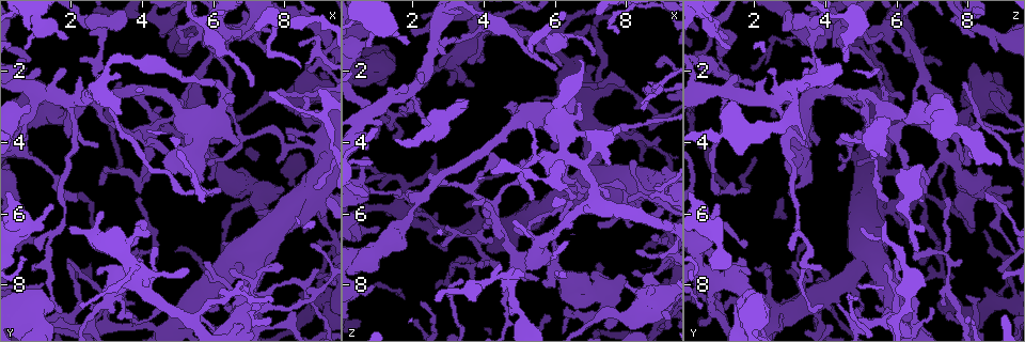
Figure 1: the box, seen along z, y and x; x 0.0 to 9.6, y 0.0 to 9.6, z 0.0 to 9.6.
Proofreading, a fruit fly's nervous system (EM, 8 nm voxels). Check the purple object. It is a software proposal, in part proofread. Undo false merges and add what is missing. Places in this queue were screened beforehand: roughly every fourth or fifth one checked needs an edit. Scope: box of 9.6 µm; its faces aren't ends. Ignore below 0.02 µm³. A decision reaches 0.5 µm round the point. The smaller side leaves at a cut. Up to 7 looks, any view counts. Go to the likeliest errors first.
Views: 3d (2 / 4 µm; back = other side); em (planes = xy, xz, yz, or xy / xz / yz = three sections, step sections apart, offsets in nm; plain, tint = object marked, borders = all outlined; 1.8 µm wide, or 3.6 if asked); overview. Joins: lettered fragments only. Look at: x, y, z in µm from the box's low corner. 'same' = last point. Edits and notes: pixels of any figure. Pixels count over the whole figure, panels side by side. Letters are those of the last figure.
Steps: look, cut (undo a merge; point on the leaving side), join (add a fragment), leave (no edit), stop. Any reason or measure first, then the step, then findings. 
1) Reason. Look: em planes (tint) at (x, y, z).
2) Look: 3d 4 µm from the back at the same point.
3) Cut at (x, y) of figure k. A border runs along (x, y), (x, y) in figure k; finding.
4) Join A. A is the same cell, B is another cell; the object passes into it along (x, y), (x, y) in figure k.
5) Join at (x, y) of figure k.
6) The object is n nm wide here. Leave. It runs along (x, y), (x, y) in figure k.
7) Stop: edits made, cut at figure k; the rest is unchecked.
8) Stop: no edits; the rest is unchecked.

Branch stops here. Look: em xy step 8 (borders) at (0.70, 3.70, 4.45).

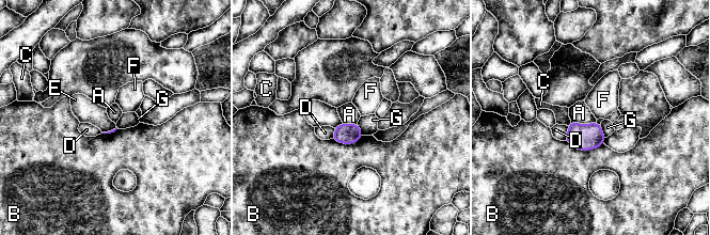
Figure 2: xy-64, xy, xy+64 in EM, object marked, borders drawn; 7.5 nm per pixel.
Leave. A, B, C, D, E, F and G are other cells; a border runs along (571, 121), (580, 123), (596, 122) in figure 2; no lettered fragment goes on from it.

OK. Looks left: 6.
An open end. Look: em planes (borders) at (2.25, 5.60, 5.75).

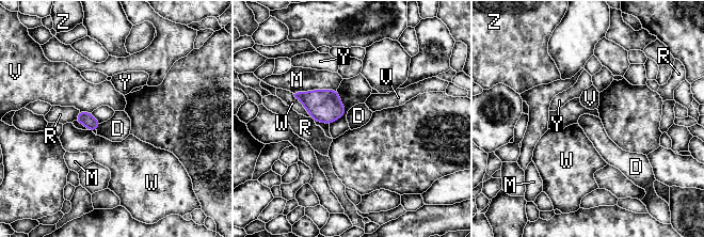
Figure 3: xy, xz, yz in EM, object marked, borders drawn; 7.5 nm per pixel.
Leave. D, M, R, V, W, Y and Z are other cells; a border runs along (101, 123), (96, 130) in figure 3; none of them fits.

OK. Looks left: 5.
Branch stops here. Look: em planes (borders) at (8.90, 7.60, 3.85).

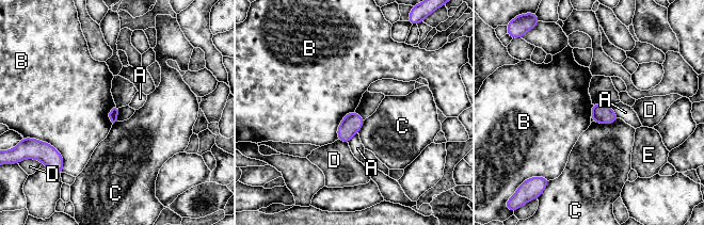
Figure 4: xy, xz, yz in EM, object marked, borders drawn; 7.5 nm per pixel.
Leave. A, B, C, D and E are other cells; a border runs along (354, 110), (344, 116), (337, 139) in figure 4; none of them fits.

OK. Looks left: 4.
Stop: no edits; the rest is unchecked.

